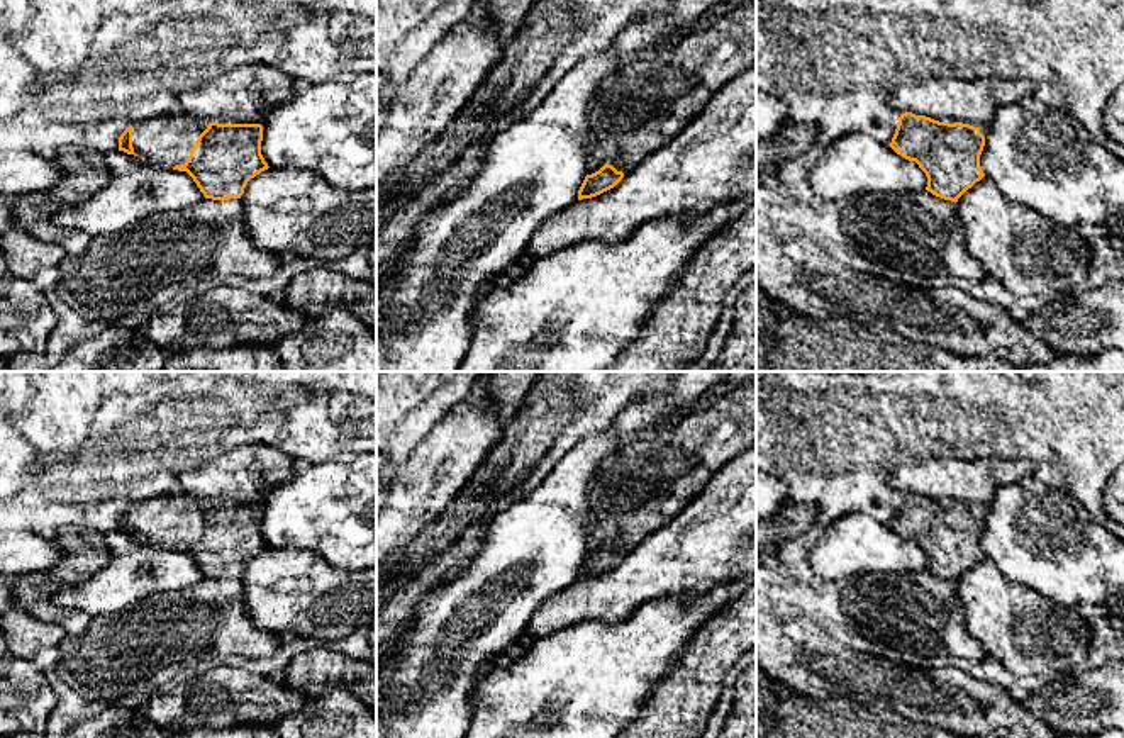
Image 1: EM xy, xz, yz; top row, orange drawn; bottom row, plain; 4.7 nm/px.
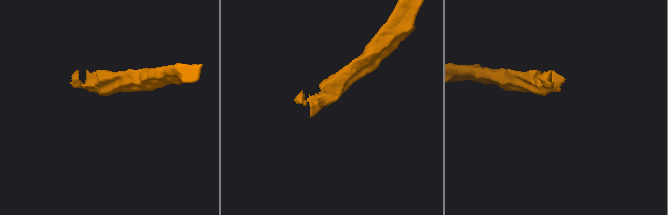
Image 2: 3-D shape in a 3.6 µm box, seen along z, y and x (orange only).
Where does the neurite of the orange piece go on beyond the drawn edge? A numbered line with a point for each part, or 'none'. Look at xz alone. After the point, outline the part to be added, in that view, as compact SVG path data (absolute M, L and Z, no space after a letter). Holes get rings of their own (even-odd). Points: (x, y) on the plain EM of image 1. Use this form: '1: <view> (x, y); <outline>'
none

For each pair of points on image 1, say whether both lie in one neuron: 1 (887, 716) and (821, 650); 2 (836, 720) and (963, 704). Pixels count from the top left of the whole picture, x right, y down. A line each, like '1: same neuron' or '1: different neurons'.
1: different neurons
2: different neurons

